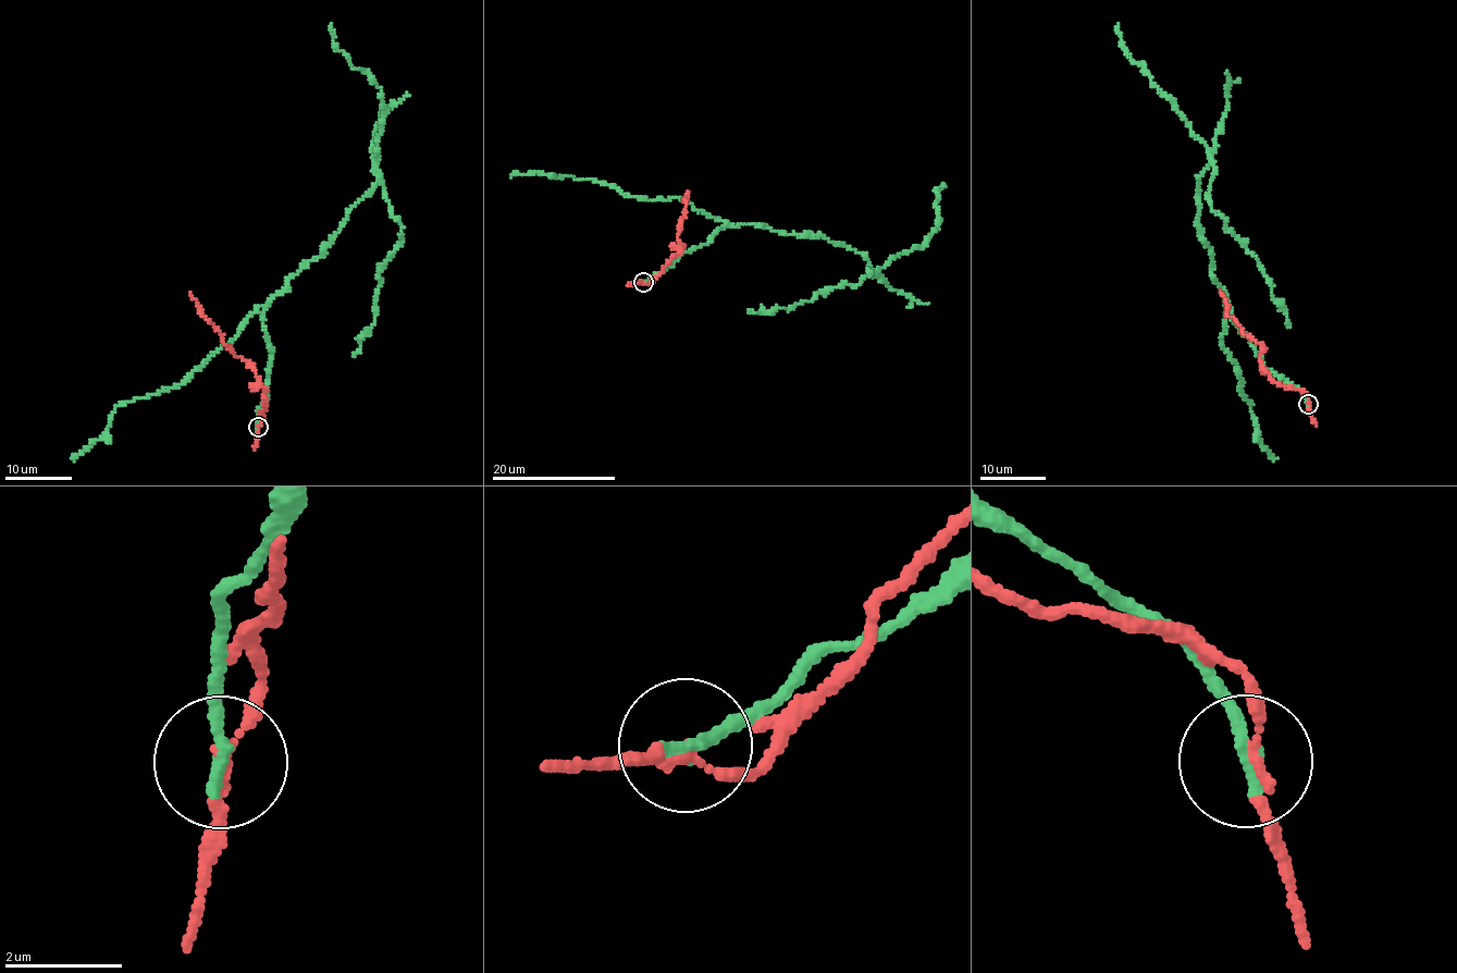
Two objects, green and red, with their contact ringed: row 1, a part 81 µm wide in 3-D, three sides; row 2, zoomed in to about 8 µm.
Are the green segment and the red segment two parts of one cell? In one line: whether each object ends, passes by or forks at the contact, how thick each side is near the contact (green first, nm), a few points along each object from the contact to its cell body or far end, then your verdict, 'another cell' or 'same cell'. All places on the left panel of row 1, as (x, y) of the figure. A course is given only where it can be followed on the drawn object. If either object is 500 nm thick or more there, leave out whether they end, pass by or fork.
green ends; red passes by; calibres 280 and 130 nm; course green (258, 426), (272, 353), (263, 312), (379, 182), (402, 242), (380, 270), (375, 322), (355, 355); course red (258, 426), (262, 422), (266, 392), (257, 372), (245, 359), (233, 355), (211, 322), (199, 311), (189, 291); another cell

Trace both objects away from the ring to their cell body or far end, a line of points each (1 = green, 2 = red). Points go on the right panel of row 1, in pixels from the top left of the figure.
1: (1307, 403), (1264, 367), (1211, 275), (1197, 221), (1197, 186), (1210, 162), (1213, 210), (1268, 276), (1287, 327)
2: (1307, 403), (1306, 393), (1278, 383), (1260, 367), (1262, 344), (1255, 343), (1227, 316), (1221, 288)

